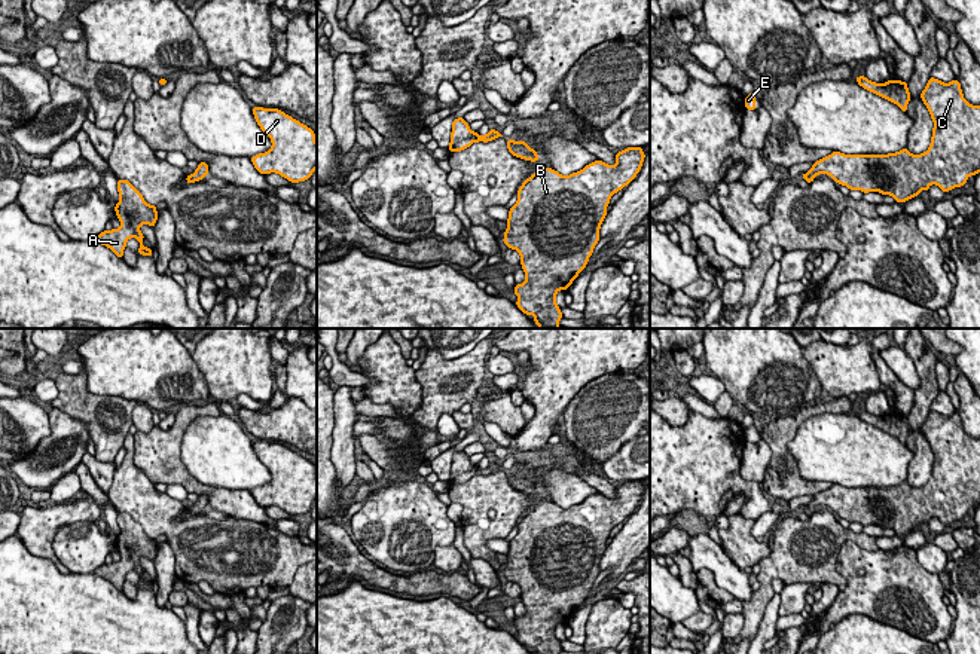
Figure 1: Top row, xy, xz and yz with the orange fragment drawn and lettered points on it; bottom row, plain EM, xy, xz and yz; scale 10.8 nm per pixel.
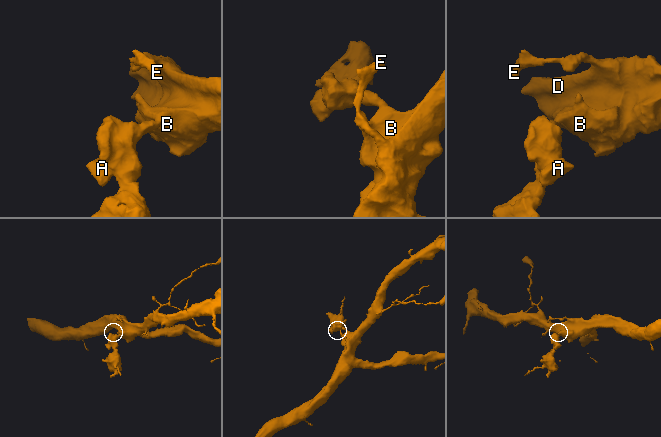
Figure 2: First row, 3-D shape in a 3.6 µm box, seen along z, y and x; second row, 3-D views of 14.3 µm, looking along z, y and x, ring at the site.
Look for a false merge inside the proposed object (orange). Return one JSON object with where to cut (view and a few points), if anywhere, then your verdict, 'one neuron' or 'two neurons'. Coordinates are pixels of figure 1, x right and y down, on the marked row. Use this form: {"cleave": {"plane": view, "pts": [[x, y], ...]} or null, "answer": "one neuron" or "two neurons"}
{"cleave": null, "answer": "one neuron"}

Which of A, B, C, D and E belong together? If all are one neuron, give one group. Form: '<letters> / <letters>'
A B C D E

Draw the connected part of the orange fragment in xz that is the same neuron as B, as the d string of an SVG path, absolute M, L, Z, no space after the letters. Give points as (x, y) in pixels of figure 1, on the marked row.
M628 147L614 155L616 164L595 161L583 169L562 175L553 168L540 166L518 189L518 202L510 208L503 242L520 254L526 279L515 285L516 306L525 315L534 315L540 328L559 328L564 318L556 305L556 293L568 290L586 268L599 229L607 216L610 198L623 190L639 172L645 153L642 147Z

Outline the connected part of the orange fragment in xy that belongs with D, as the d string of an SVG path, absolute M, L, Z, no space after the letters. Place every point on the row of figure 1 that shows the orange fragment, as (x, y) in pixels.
M253 107L253 114L260 129L271 138L272 147L254 155L251 159L260 174L280 174L291 183L309 180L317 169L315 132L278 109Z

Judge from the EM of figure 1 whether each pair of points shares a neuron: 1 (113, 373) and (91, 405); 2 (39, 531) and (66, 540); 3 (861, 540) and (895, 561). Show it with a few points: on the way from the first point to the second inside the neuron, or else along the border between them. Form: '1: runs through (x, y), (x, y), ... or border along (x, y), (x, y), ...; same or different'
1: border along (84, 372), (89, 391), (133, 400); different
2: border along (86, 520), (55, 534), (52, 550), (69, 570); different
3: border along (843, 541), (854, 540), (867, 550), (879, 549); different

